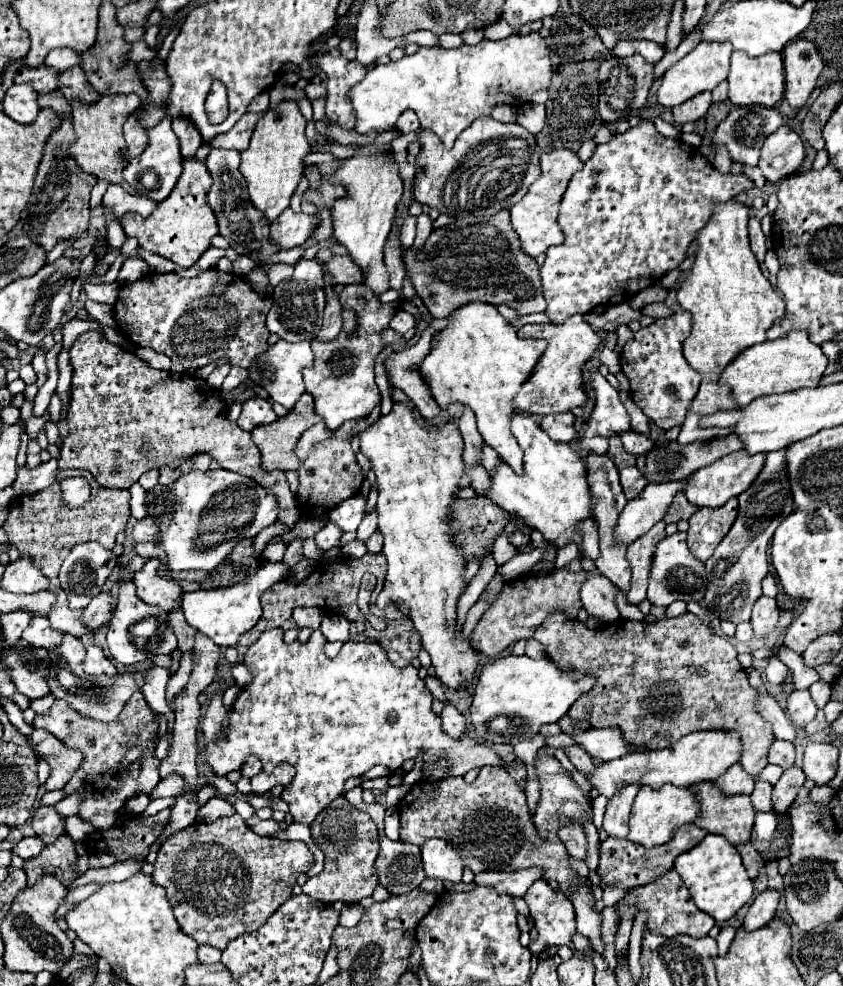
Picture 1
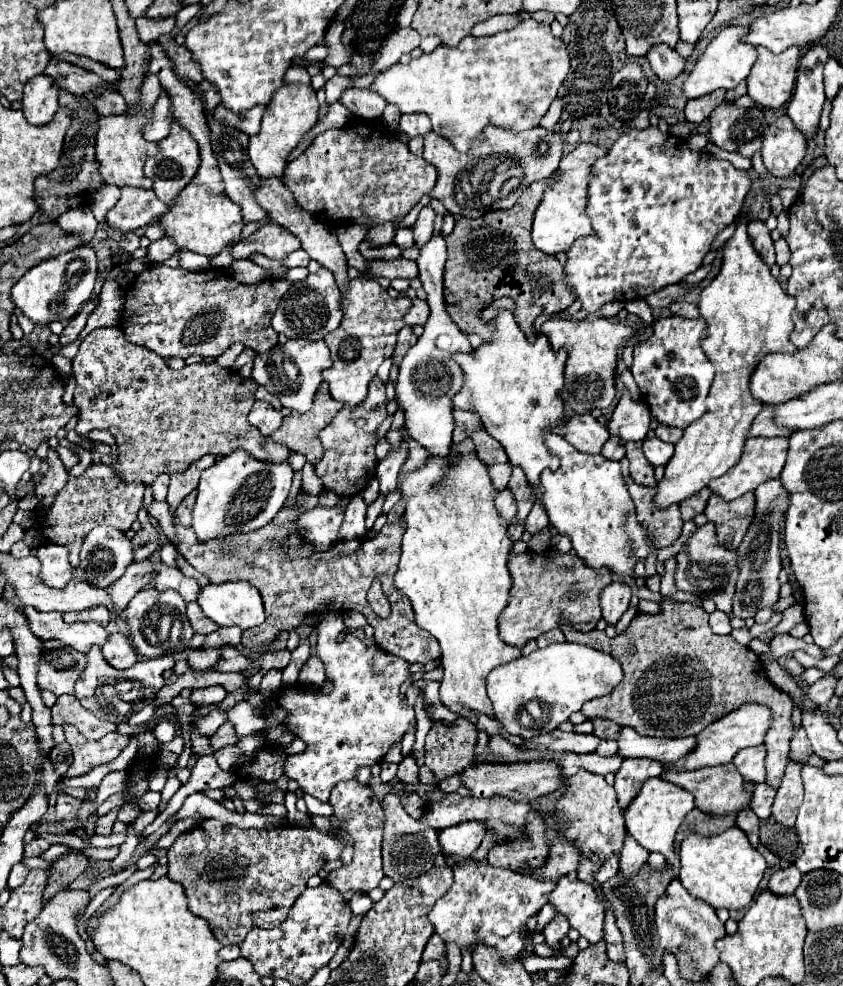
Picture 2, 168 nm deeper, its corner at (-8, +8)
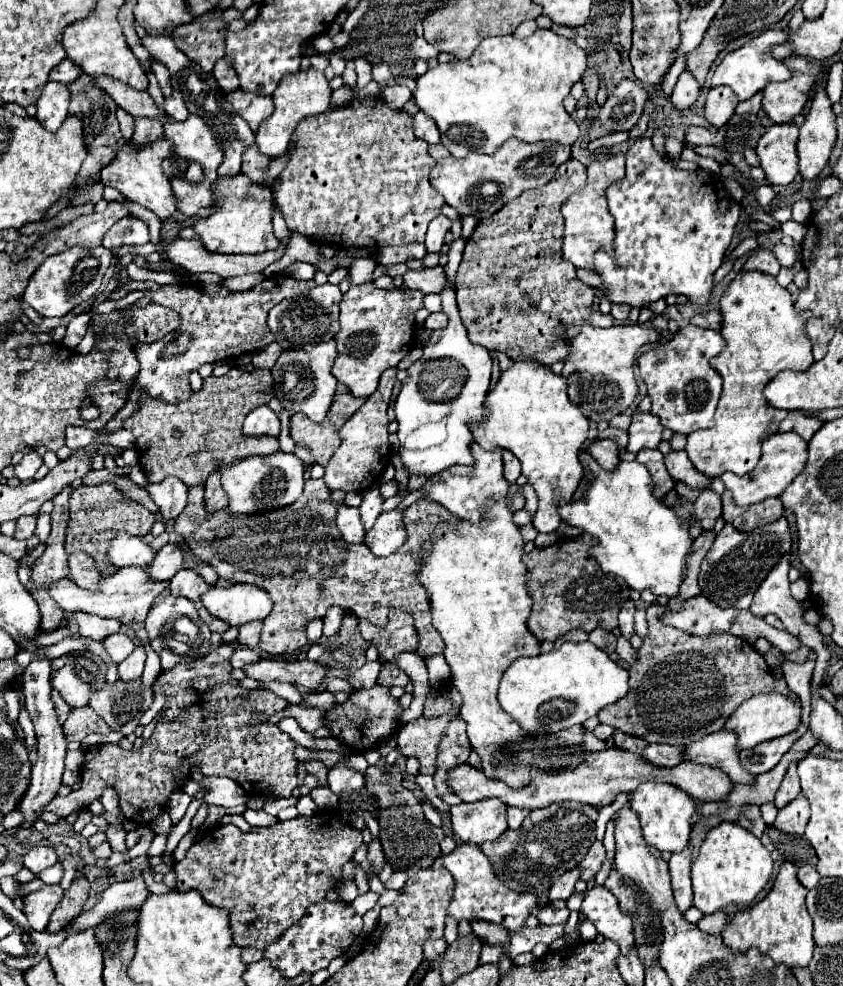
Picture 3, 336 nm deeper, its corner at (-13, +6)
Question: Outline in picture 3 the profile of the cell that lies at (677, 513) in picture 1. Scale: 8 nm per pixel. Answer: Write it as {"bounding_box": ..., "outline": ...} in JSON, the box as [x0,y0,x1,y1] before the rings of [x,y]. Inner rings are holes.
{"bounding_box":[693,490,721,530],"outline":[[[703,490],[693,502],[695,518],[703,530],[713,530],[715,520],[721,516],[721,498],[713,490]]]}

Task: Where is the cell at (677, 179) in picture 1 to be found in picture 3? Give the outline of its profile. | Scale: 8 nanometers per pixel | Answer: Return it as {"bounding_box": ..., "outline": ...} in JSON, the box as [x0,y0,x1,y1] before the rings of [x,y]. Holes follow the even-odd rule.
{"bounding_box":[593,138,741,308],"outline":[[[637,138],[637,140],[631,144],[631,148],[627,150],[627,174],[625,174],[625,178],[611,182],[611,186],[607,188],[607,202],[609,202],[609,212],[611,212],[611,216],[615,218],[613,254],[609,254],[605,248],[599,248],[599,250],[595,252],[595,256],[593,256],[593,268],[595,268],[595,272],[599,274],[599,278],[601,278],[601,282],[603,282],[603,286],[601,286],[599,290],[603,290],[603,294],[607,296],[607,300],[609,300],[611,304],[621,304],[621,302],[625,302],[625,304],[629,304],[629,306],[641,308],[641,306],[645,306],[645,304],[649,304],[649,302],[655,302],[655,300],[659,300],[659,298],[665,298],[667,294],[685,294],[685,296],[689,296],[689,300],[695,302],[695,304],[707,304],[707,300],[709,300],[709,296],[711,296],[711,288],[713,288],[713,274],[715,274],[715,270],[717,270],[717,268],[721,266],[721,262],[723,262],[723,256],[725,256],[725,252],[727,252],[727,248],[729,248],[729,242],[731,242],[731,238],[733,238],[733,232],[735,232],[735,224],[737,224],[737,220],[739,220],[739,216],[741,216],[741,204],[731,198],[729,190],[723,186],[721,176],[713,176],[713,174],[709,174],[709,172],[705,172],[705,170],[701,170],[701,168],[697,168],[697,170],[681,170],[681,168],[675,168],[671,160],[667,160],[665,156],[661,156],[661,154],[655,150],[653,142],[651,142],[649,138]]]}

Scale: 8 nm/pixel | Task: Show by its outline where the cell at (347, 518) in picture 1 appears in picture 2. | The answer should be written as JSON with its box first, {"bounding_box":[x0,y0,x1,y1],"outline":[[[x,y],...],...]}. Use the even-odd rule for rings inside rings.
{"bounding_box":[378,234,472,494],"outline":[[[434,234],[428,244],[420,248],[420,258],[416,260],[420,268],[420,282],[422,288],[428,294],[428,306],[430,306],[430,318],[424,326],[424,334],[418,338],[418,342],[408,350],[404,360],[400,362],[400,374],[396,380],[396,402],[398,408],[404,410],[404,428],[406,436],[400,442],[398,448],[392,448],[380,462],[378,462],[378,480],[380,480],[380,494],[388,494],[398,488],[398,476],[402,470],[402,464],[408,456],[408,444],[406,440],[416,440],[422,448],[428,450],[428,456],[450,456],[450,444],[452,444],[452,432],[455,424],[453,419],[452,398],[462,388],[462,370],[456,362],[438,362],[438,360],[450,360],[456,352],[472,352],[472,344],[468,342],[466,334],[460,332],[460,328],[452,322],[452,318],[446,312],[444,304],[444,264],[446,264],[446,242],[442,234]]]}

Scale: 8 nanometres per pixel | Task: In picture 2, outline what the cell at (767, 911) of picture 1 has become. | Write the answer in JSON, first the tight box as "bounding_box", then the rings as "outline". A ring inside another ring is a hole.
{"bounding_box":[768,864,802,896],"outline":[[[792,864],[786,870],[776,870],[768,882],[768,888],[776,896],[788,896],[798,888],[800,882],[802,882],[802,872],[798,872],[798,868]]]}

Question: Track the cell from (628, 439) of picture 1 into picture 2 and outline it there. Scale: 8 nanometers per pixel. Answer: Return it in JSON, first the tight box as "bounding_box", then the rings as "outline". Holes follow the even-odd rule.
{"bounding_box":[644,438,674,466],"outline":[[[646,438],[644,440],[644,454],[652,466],[666,466],[672,458],[672,452],[674,452],[672,444],[666,444],[658,438]]]}

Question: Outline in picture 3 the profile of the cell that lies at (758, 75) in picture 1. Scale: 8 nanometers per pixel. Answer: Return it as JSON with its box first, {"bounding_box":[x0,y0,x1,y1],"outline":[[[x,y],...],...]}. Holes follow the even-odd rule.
{"bounding_box":[763,56,821,124],"outline":[[[789,56],[783,64],[791,70],[791,78],[785,82],[769,82],[763,88],[763,110],[777,124],[791,122],[793,116],[801,114],[821,70],[819,60],[805,56]]]}

